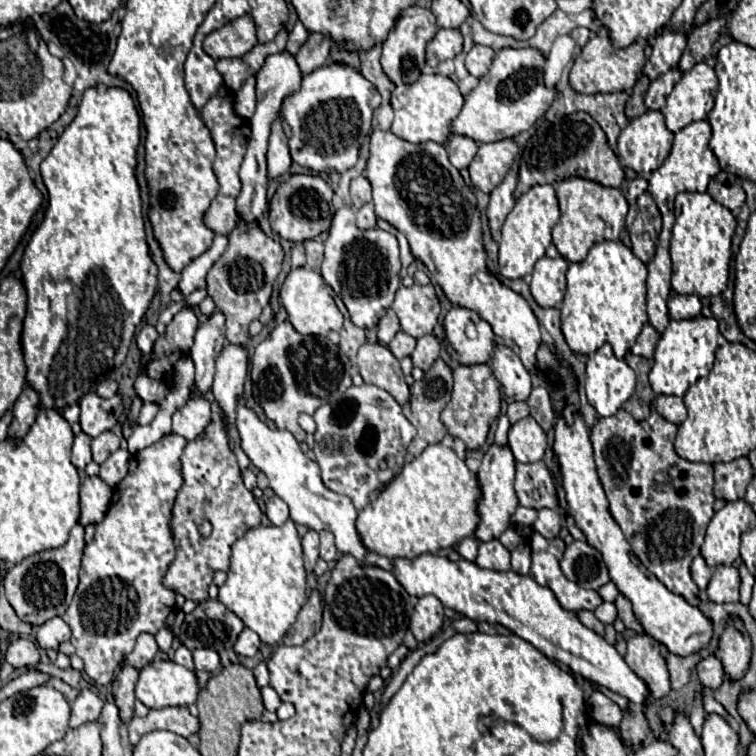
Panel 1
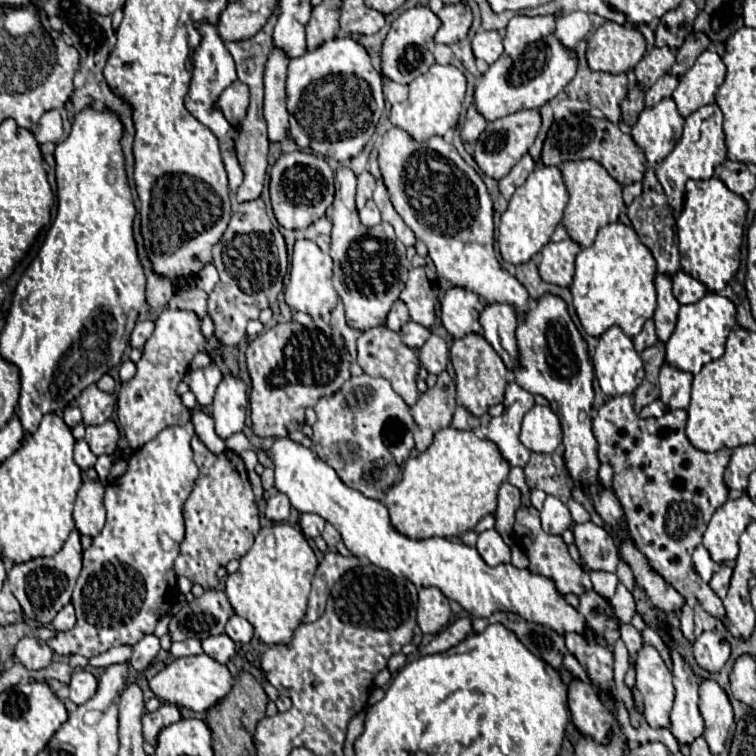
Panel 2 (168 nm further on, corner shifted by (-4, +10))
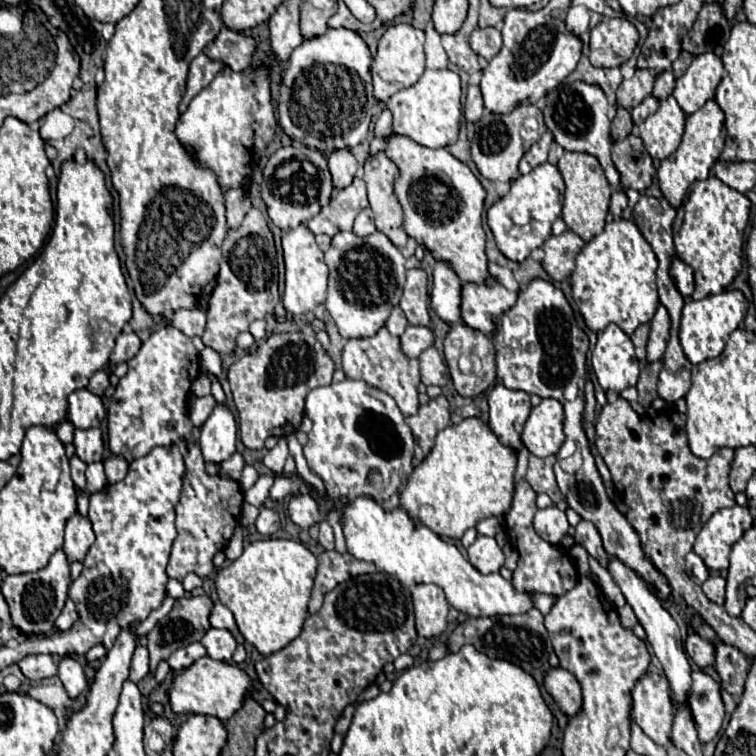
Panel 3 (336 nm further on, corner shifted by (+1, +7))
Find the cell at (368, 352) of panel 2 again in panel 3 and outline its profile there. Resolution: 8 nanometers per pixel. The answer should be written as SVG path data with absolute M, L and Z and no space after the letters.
M382 327L376 335L364 339L348 339L342 351L342 367L348 379L362 379L368 385L374 385L386 391L400 407L402 415L414 415L418 409L418 385L420 385L420 371L418 359L410 359L400 349L400 339L390 335L386 327Z

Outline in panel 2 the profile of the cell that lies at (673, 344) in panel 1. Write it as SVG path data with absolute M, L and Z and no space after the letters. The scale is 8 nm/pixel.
M705 294L699 302L681 306L679 320L675 326L675 332L671 334L667 346L667 362L679 370L697 374L707 362L717 360L725 352L725 340L731 332L731 328L737 324L737 308L735 304L719 294Z

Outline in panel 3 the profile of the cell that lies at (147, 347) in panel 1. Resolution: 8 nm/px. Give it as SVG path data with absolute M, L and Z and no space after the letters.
M124 331L118 339L116 339L116 347L114 347L114 351L110 353L110 363L112 363L112 367L116 365L116 363L120 363L120 361L130 361L136 353L138 353L138 349L140 349L140 337L134 333L134 331Z

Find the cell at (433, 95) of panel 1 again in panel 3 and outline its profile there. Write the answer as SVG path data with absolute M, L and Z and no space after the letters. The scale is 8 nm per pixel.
M426 69L412 85L386 101L394 117L394 133L406 135L424 147L448 147L456 141L460 129L460 77L450 69Z

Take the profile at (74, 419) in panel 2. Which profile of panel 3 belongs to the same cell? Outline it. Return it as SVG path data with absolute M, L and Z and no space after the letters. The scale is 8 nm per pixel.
M66 419L66 421L62 421L58 427L56 427L56 435L58 435L58 439L62 441L62 443L72 443L72 439L74 439L74 425Z

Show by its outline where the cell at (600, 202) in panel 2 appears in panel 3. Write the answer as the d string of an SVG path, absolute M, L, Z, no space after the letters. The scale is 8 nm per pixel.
M566 151L560 161L558 169L562 173L562 179L566 183L564 191L564 211L562 219L568 225L570 231L574 231L582 241L590 241L604 229L606 213L608 213L608 203L610 203L610 183L604 175L604 169L600 167L596 157L590 157L588 153L570 153Z

